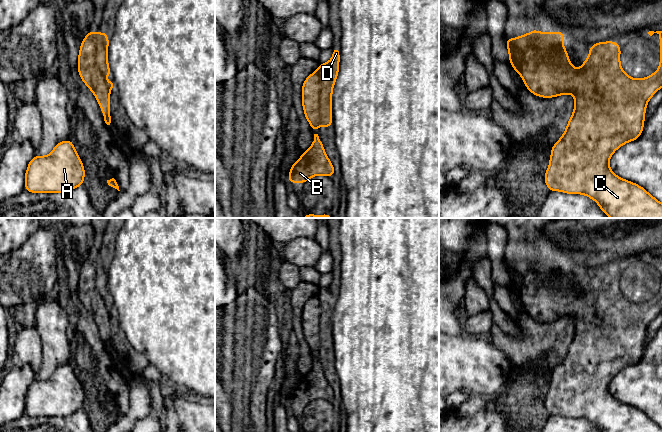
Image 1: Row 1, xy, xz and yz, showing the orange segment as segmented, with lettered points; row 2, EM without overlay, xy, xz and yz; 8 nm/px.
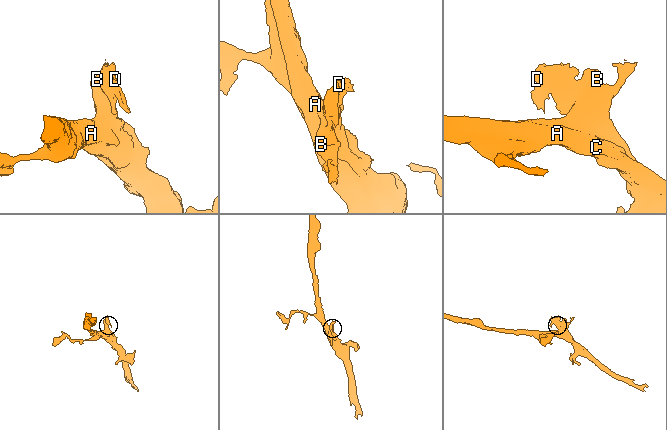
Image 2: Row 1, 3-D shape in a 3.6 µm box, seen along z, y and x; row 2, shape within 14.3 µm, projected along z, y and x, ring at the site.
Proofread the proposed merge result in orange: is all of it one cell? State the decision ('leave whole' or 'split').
split

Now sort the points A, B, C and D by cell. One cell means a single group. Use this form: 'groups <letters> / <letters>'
groups A B C / D

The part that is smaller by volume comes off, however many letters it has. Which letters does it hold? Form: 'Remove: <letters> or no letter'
Remove: D

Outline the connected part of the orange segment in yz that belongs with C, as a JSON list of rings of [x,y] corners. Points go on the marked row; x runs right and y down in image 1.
[[[533,29],[530,33],[521,35],[520,37],[512,38],[512,43],[520,49],[523,53],[522,67],[521,67],[521,78],[526,86],[526,88],[534,95],[542,97],[542,98],[552,98],[557,97],[559,95],[564,95],[571,93],[574,96],[575,107],[573,110],[573,114],[568,121],[565,132],[562,137],[554,144],[551,148],[551,156],[550,162],[547,171],[545,172],[544,181],[549,189],[549,191],[561,191],[567,194],[583,194],[587,197],[596,201],[604,214],[610,216],[611,218],[662,218],[662,204],[655,199],[651,194],[649,194],[643,187],[633,183],[631,181],[627,181],[625,179],[620,178],[615,175],[609,167],[609,159],[612,154],[622,145],[628,143],[630,141],[637,140],[643,131],[644,126],[644,117],[646,112],[646,106],[650,98],[662,87],[662,31],[649,31],[648,34],[652,36],[654,33],[660,35],[660,66],[656,70],[655,73],[650,75],[649,77],[644,77],[642,79],[634,79],[628,76],[622,69],[620,65],[620,53],[621,48],[618,42],[607,41],[607,42],[599,42],[590,46],[589,49],[589,57],[583,61],[583,65],[580,69],[574,68],[568,57],[567,50],[563,47],[564,43],[564,34],[561,30],[553,32],[553,33],[544,33],[538,32]]]

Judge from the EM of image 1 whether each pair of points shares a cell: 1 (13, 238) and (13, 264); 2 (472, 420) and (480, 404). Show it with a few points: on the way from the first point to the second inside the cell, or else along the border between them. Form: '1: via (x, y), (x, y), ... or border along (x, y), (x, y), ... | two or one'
1: border along (31, 235), (18, 248), (10, 252) | two
2: via (476, 416), (480, 408) | one

